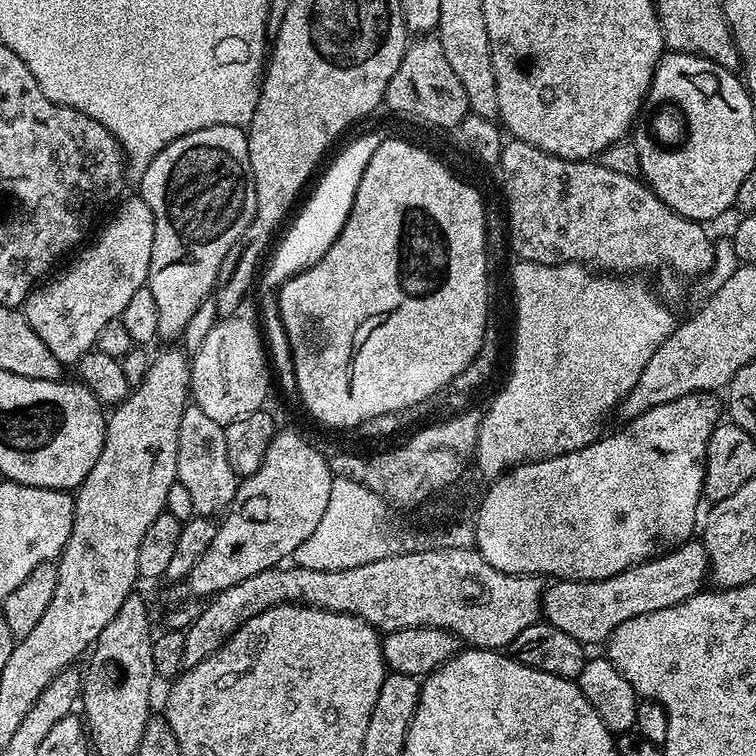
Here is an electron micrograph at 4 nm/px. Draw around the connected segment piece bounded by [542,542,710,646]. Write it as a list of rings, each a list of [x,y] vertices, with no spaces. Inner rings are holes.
[[[689,542],[673,548],[655,558],[649,558],[614,574],[605,580],[561,579],[544,589],[542,616],[558,630],[566,630],[570,638],[585,646],[607,641],[610,633],[622,622],[650,614],[654,610],[666,610],[666,606],[681,604],[686,598],[695,596],[705,587],[710,565],[703,543]]]

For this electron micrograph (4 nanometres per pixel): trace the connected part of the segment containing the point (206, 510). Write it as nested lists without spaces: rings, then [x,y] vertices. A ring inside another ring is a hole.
[[[195,406],[185,408],[180,419],[176,479],[186,486],[195,515],[200,518],[219,517],[231,508],[236,497],[238,477],[230,466],[230,458],[226,458],[224,425],[214,422],[214,418],[202,414],[202,410]]]

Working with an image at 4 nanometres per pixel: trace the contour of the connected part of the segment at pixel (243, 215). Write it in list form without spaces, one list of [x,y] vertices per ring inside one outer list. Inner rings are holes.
[[[211,124],[208,128],[194,130],[190,134],[180,136],[163,148],[154,159],[148,161],[148,169],[142,173],[139,180],[139,195],[150,206],[150,210],[154,214],[154,246],[150,250],[150,266],[148,267],[146,286],[150,290],[150,294],[154,294],[154,302],[158,305],[159,339],[161,341],[168,340],[164,342],[176,342],[183,337],[186,322],[190,322],[190,318],[194,318],[194,310],[198,310],[198,306],[202,306],[202,302],[213,295],[220,278],[220,267],[223,258],[226,257],[226,252],[230,250],[230,246],[233,246],[234,242],[246,230],[246,226],[250,226],[250,222],[256,216],[256,195],[254,194],[256,184],[252,181],[248,137],[245,129],[234,124]]]

